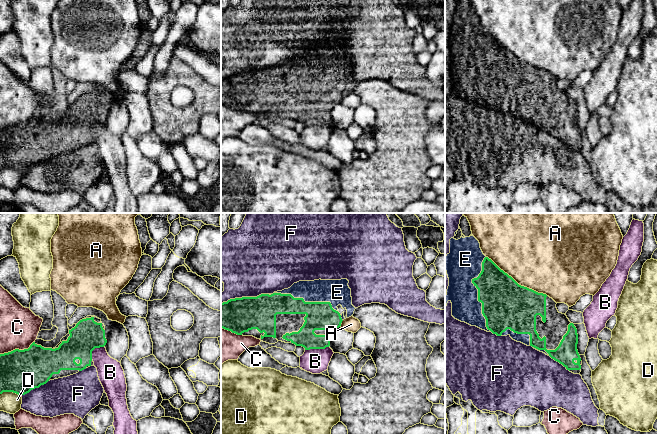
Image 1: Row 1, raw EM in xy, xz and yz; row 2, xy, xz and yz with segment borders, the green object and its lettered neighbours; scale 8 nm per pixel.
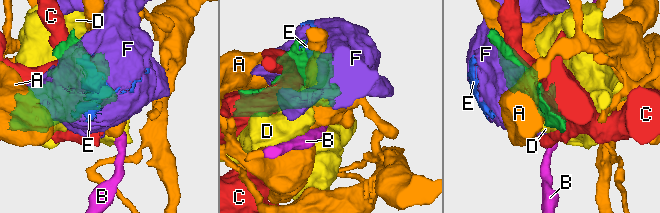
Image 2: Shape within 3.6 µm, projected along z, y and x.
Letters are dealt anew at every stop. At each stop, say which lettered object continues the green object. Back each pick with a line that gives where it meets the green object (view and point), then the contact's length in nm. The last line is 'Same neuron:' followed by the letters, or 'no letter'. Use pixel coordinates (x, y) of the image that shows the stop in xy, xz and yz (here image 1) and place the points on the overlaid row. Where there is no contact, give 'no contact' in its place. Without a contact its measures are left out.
E: yz (478, 294) | 600 nm
Same neuron: E

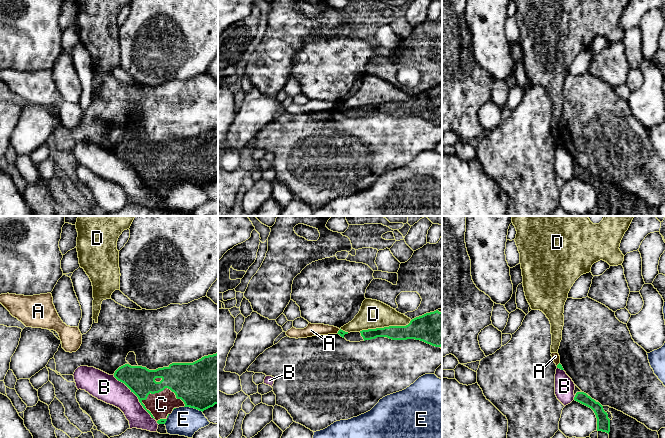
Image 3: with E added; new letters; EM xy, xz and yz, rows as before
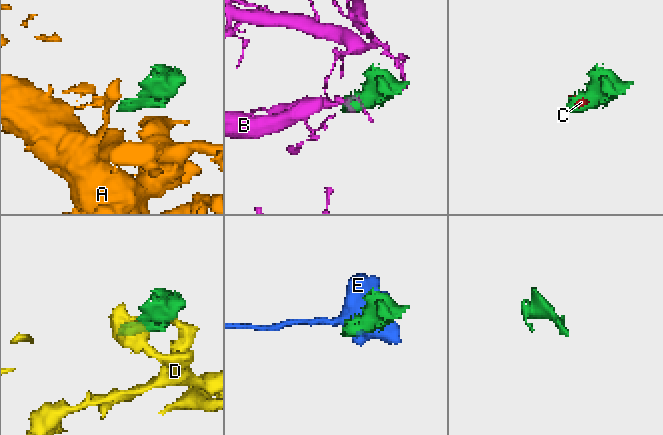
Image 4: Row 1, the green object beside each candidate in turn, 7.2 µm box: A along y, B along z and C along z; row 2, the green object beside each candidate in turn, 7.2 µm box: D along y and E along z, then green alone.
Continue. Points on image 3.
C: xy (164, 388) | 360 nm
Same neuron: C

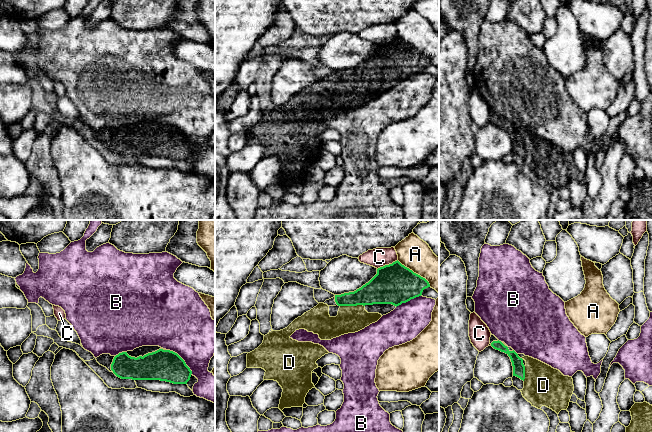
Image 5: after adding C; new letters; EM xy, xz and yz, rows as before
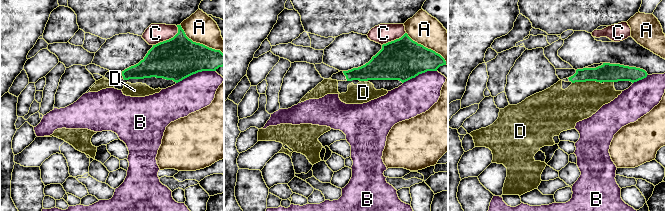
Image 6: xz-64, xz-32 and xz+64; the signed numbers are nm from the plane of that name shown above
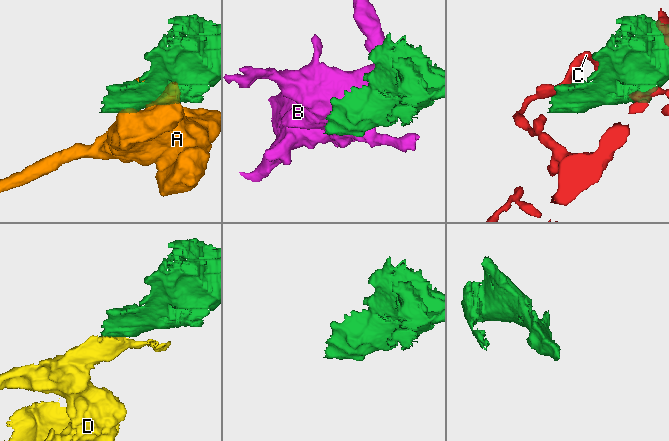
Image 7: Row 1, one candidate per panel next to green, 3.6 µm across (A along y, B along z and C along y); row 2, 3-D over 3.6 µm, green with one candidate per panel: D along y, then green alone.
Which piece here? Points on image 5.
D: xz (352, 305) | 200 nm
Same neuron: D

